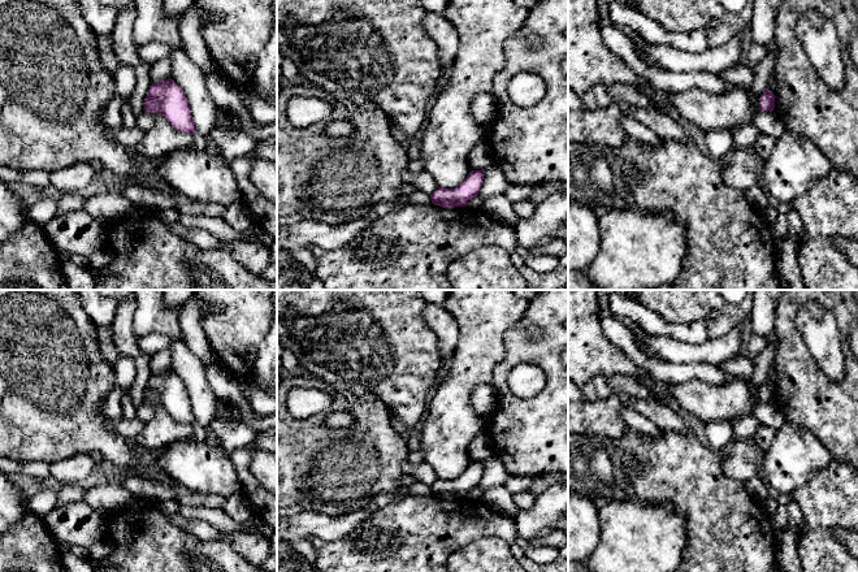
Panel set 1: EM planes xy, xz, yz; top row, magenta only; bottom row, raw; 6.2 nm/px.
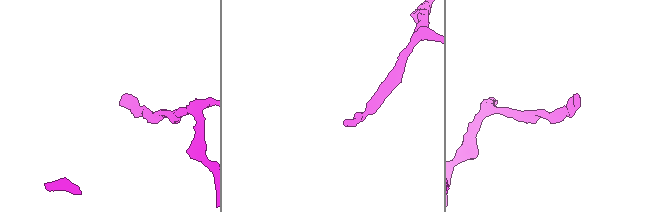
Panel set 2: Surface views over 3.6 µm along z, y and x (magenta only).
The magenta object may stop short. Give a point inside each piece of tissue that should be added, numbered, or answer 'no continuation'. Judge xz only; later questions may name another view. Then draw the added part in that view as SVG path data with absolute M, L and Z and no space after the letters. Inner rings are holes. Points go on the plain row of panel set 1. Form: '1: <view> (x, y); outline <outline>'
no continuation

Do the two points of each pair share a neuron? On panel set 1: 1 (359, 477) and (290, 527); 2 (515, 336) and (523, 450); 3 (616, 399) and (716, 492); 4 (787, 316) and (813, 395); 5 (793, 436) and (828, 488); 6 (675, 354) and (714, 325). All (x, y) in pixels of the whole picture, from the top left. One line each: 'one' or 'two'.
1: two
2: one
3: two
4: one
5: two
6: two

